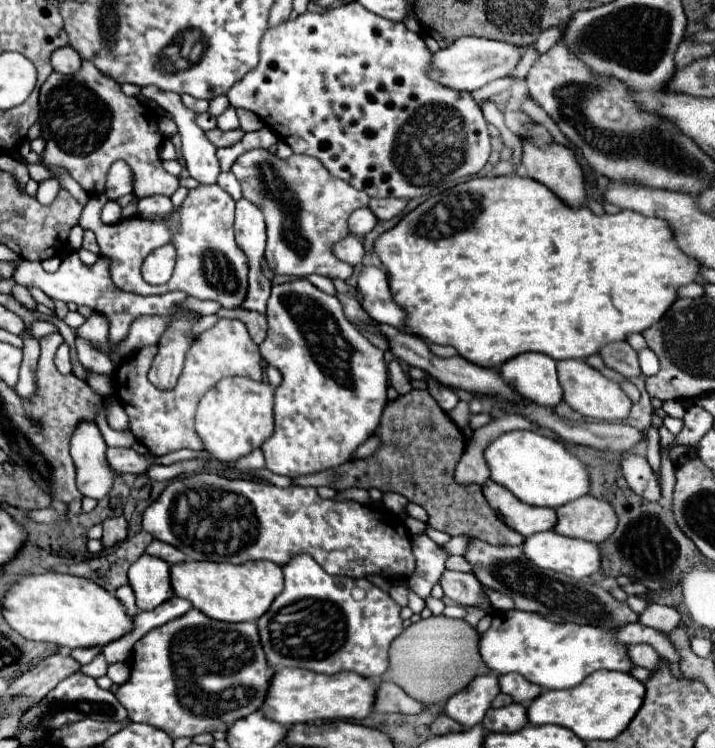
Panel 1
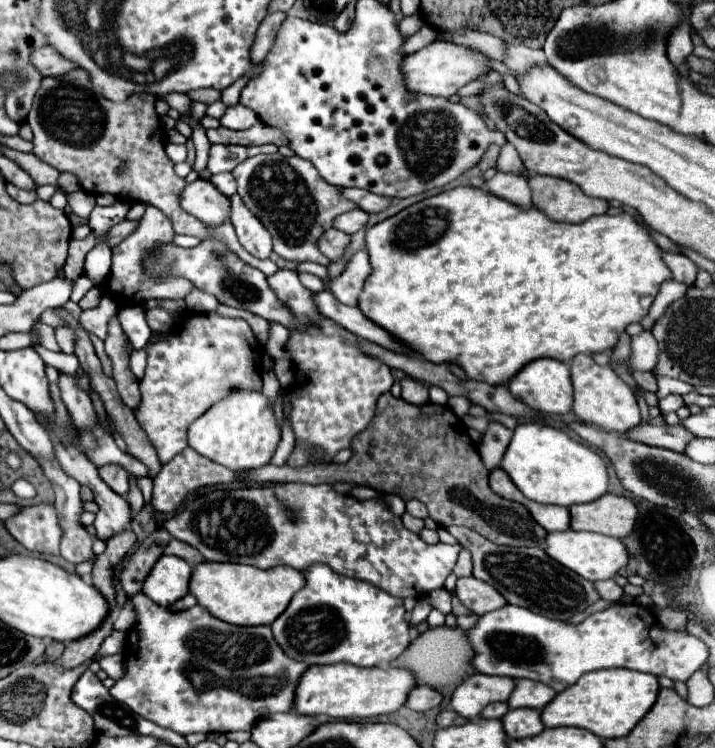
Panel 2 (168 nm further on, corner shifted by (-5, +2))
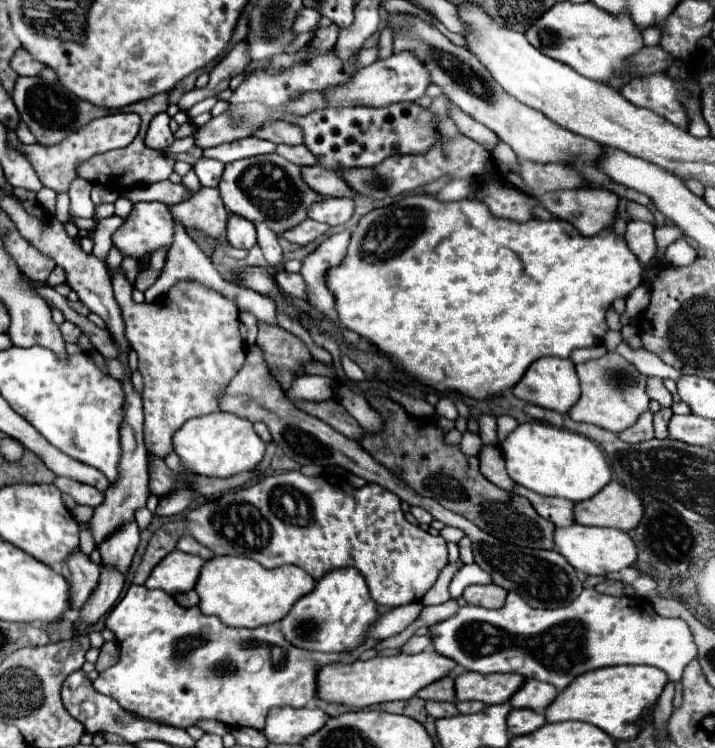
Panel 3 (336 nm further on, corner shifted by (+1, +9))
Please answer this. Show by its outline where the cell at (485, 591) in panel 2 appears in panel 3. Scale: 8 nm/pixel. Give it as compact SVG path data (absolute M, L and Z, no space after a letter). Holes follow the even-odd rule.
M488 583L488 585L468 585L464 589L464 593L462 593L462 597L470 605L482 605L482 607L488 607L488 609L502 607L506 595L508 595L508 591L500 589L494 583Z

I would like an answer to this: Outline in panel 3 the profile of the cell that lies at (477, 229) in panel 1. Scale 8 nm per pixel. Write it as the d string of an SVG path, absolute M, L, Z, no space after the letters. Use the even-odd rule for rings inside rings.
M406 195L400 201L374 209L366 213L354 233L352 241L348 247L348 255L342 265L330 269L326 273L328 287L336 297L336 311L340 317L340 323L344 323L346 329L366 337L372 341L384 355L388 355L402 371L408 375L420 379L422 383L434 387L436 391L446 391L454 389L460 393L466 393L476 399L486 399L492 397L504 389L514 387L524 371L528 369L530 363L544 355L554 355L554 357L570 357L570 353L578 347L592 347L600 345L608 333L606 325L606 311L616 299L626 299L630 293L642 285L642 271L644 265L638 261L638 257L630 251L626 245L626 239L622 235L616 235L612 227L602 229L594 237L584 237L578 233L574 225L570 225L564 219L550 219L550 221L512 221L504 217L494 217L482 201L472 201L472 199L462 199L462 201L440 201L434 195Z

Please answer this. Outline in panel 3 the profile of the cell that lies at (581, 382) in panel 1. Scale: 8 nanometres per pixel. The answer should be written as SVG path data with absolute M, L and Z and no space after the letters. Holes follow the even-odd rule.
M606 353L600 359L590 359L576 365L582 395L578 403L568 411L574 421L592 423L612 433L620 433L630 427L642 411L648 409L650 397L646 395L646 375L638 373L632 363L628 363L618 353Z

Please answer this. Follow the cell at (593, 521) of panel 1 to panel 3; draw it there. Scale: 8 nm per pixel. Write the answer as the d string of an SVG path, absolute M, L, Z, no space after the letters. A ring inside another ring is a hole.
M610 481L600 493L582 503L574 503L574 521L590 527L616 527L622 531L634 529L644 515L640 497Z

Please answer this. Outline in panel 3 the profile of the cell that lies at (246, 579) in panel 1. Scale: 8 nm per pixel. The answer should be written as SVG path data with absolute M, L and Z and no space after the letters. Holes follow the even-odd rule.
M212 557L202 565L194 589L200 597L198 607L202 613L216 615L230 627L260 627L280 621L294 601L306 595L312 587L314 577L296 565L266 569L248 557Z

